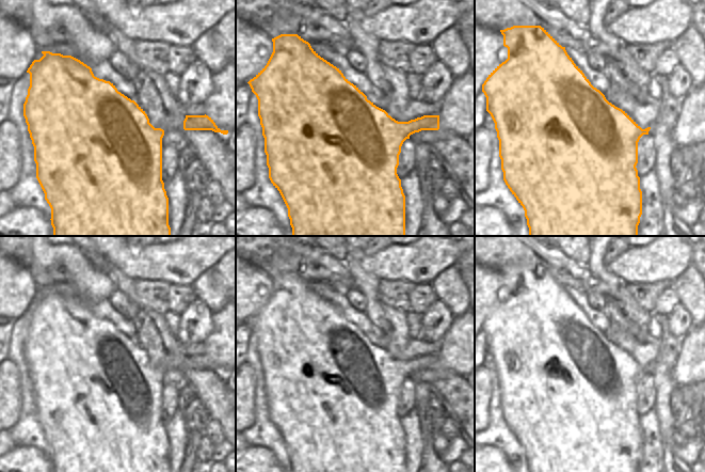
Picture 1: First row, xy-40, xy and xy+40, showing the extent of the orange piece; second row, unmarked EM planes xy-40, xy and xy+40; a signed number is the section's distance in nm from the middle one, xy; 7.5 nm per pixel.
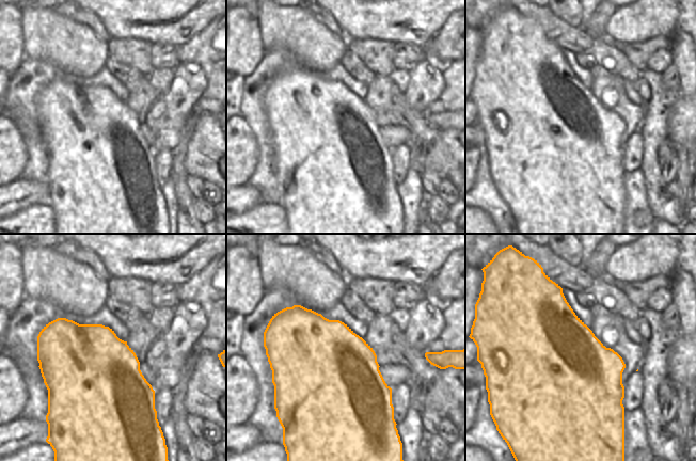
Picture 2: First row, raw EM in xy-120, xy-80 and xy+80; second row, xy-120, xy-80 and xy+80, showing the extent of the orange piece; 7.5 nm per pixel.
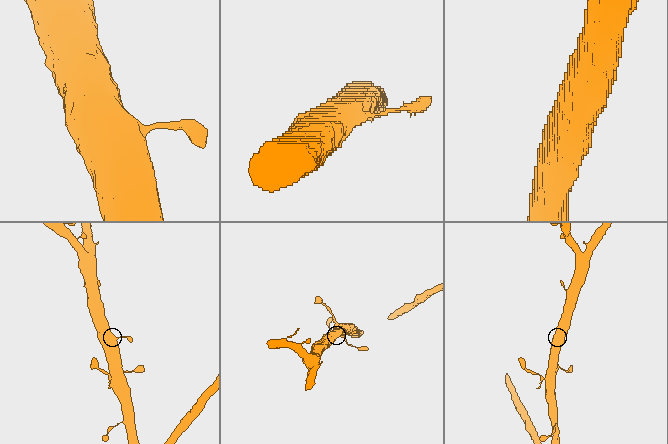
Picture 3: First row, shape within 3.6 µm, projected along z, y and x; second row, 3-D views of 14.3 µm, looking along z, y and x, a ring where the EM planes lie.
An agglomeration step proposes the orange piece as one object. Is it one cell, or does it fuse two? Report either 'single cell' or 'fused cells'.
single cell

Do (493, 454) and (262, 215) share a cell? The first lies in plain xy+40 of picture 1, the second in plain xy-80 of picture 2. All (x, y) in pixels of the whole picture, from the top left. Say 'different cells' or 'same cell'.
same cell

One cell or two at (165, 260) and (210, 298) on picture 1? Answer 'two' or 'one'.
two

